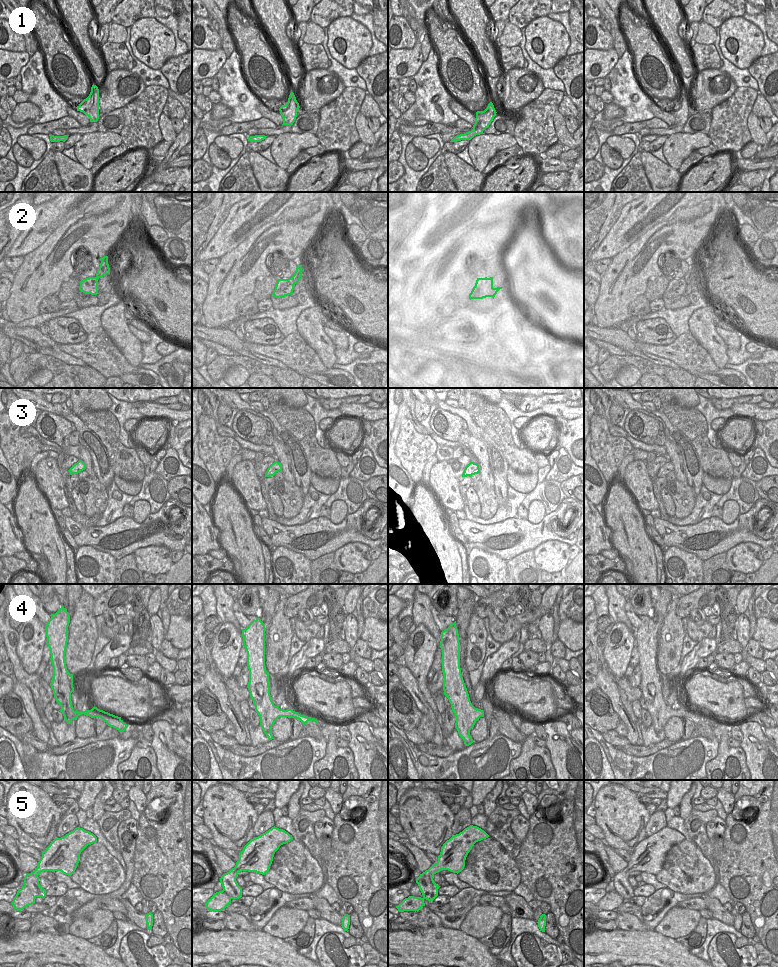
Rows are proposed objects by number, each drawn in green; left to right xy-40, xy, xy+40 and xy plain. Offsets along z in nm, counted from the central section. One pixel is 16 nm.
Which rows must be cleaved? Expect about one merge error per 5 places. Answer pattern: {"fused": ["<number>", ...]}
{"fused": []}

